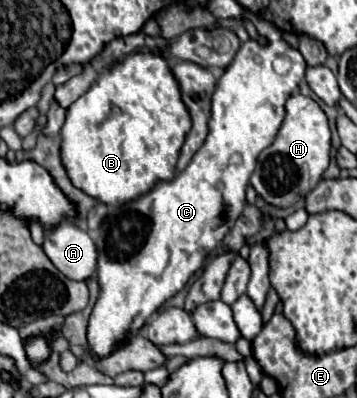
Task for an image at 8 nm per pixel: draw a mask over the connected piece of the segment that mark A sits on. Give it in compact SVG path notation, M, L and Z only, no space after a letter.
M72 220L58 222L52 230L46 230L42 250L70 280L88 280L96 272L96 246L86 230Z

